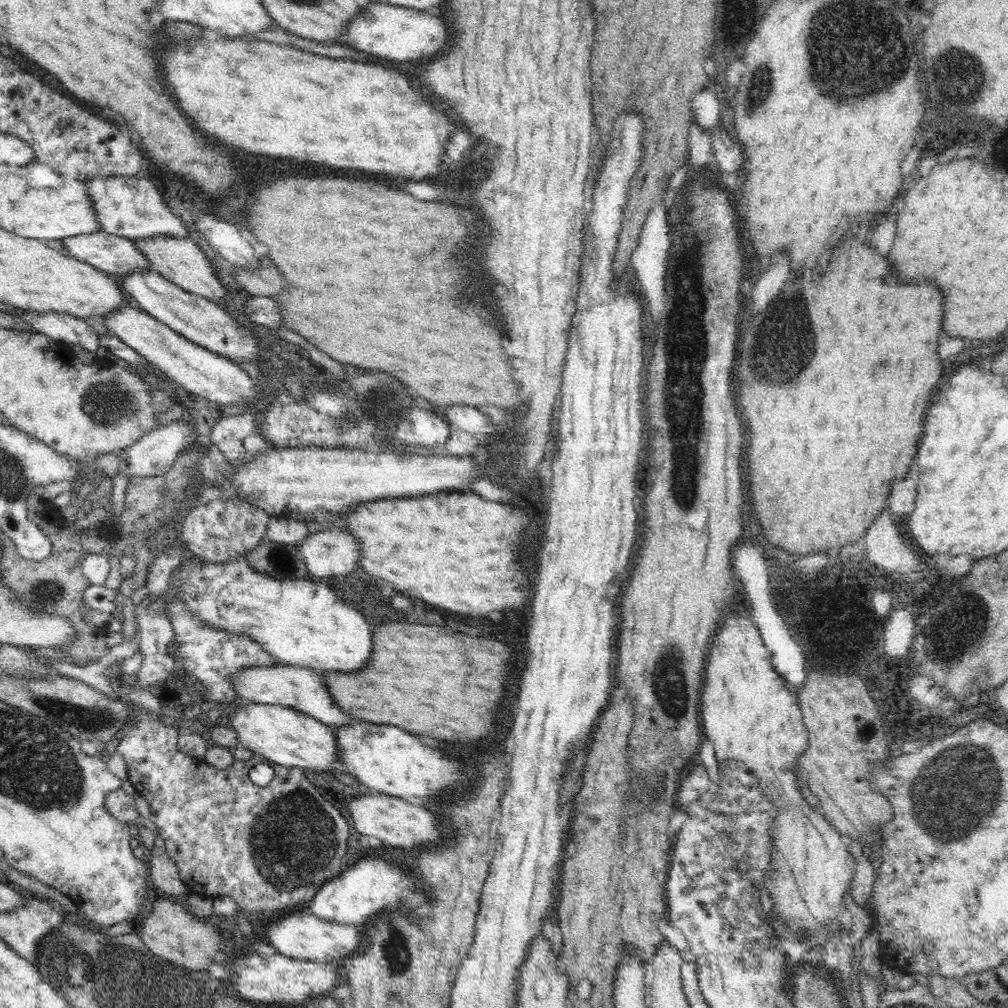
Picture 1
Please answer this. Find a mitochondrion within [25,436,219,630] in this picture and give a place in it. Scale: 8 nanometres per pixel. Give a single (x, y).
(50, 590)

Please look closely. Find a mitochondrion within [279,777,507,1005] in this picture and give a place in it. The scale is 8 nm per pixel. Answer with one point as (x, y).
(396, 949)

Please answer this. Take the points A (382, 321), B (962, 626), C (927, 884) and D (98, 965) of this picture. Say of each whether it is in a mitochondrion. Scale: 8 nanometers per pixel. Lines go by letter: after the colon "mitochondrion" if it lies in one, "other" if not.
A: other
B: mitochondrion
C: other
D: mitochondrion

